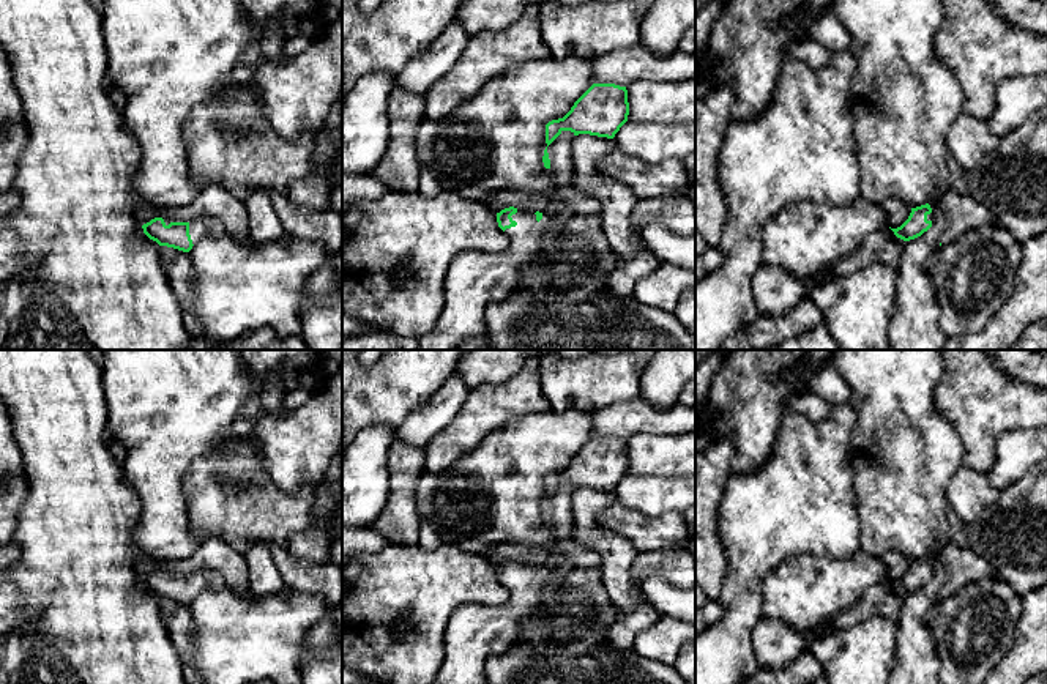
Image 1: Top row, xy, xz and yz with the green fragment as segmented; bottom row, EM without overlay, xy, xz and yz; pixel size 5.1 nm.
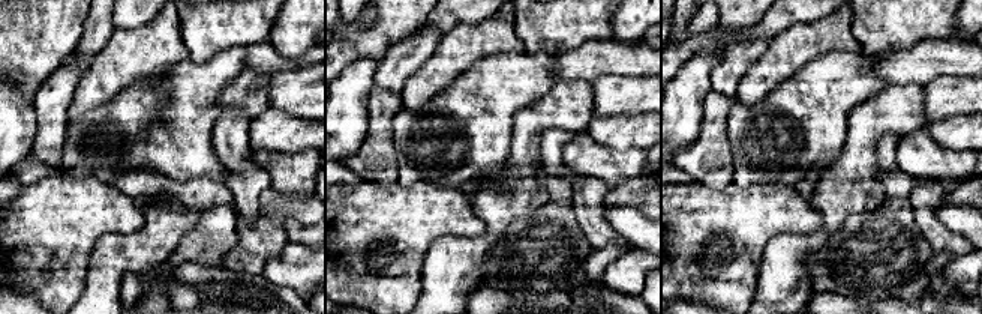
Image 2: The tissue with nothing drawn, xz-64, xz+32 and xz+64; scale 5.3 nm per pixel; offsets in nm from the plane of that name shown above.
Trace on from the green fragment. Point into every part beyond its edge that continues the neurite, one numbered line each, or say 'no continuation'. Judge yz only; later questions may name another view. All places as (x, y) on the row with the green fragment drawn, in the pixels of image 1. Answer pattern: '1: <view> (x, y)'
1: yz (962, 211)

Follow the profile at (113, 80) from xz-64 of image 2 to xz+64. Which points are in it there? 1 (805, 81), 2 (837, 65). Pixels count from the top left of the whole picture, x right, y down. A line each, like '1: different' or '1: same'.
1: different
2: different

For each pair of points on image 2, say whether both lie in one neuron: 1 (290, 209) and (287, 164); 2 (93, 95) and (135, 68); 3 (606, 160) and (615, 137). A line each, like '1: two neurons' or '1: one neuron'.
1: two neurons
2: one neuron
3: two neurons

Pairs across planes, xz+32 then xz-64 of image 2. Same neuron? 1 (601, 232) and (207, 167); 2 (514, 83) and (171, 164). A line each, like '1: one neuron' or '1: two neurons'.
1: two neurons
2: one neuron

